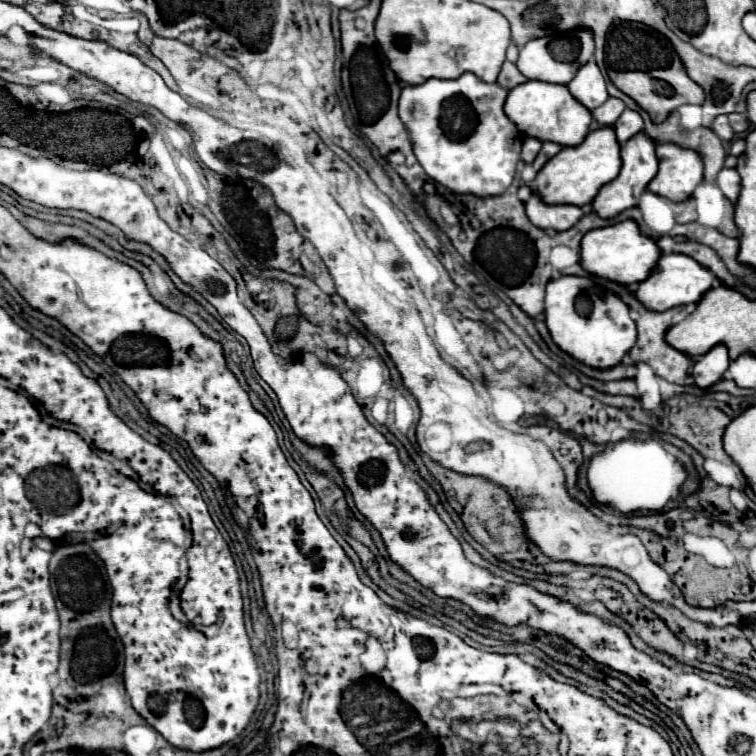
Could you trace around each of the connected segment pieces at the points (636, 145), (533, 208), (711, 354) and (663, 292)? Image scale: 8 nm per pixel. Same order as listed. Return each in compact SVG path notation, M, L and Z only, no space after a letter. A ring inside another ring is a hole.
M639 132L637 136L633 136L625 144L621 144L623 168L621 168L619 176L615 180L611 180L609 184L605 184L593 200L593 210L601 218L613 218L615 214L619 214L623 210L637 206L637 200L647 190L649 182L657 176L657 170L659 170L659 160L657 160L655 148L657 148L657 142L653 138L649 138L645 132Z
M537 194L525 204L529 220L541 230L569 230L585 214L585 208L571 204L547 204Z
M717 344L713 346L707 354L701 356L701 360L697 358L693 364L693 376L695 376L695 384L699 388L709 388L715 382L719 382L725 374L725 370L729 368L729 354L727 354L727 346L725 344Z
M665 254L665 256L659 258L657 270L645 282L639 284L635 296L647 308L663 312L663 310L669 310L669 308L675 308L675 306L697 304L703 298L703 294L707 290L711 290L713 280L715 280L715 274L709 268L701 266L697 260L693 260L691 256L685 256L685 254Z

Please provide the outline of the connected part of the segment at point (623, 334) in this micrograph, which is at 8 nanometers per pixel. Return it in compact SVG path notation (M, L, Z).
M559 276L547 284L545 322L553 342L563 352L601 370L617 366L637 340L637 326L629 316L629 306L613 292L587 290L587 278L581 276Z

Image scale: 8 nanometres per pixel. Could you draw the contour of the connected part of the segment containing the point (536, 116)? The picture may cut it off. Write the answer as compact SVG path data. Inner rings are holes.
M527 80L513 88L505 102L505 114L515 122L521 134L539 138L541 142L557 142L561 146L579 146L591 124L591 112L579 100L575 100L567 86L549 84L539 80Z

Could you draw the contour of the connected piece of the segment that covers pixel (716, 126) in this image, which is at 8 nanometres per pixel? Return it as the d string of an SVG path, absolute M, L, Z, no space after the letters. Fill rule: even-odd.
M719 114L719 116L713 120L711 128L713 128L713 132L715 132L721 140L733 140L733 136L735 136L735 132L731 130L729 120L727 120L725 114Z

